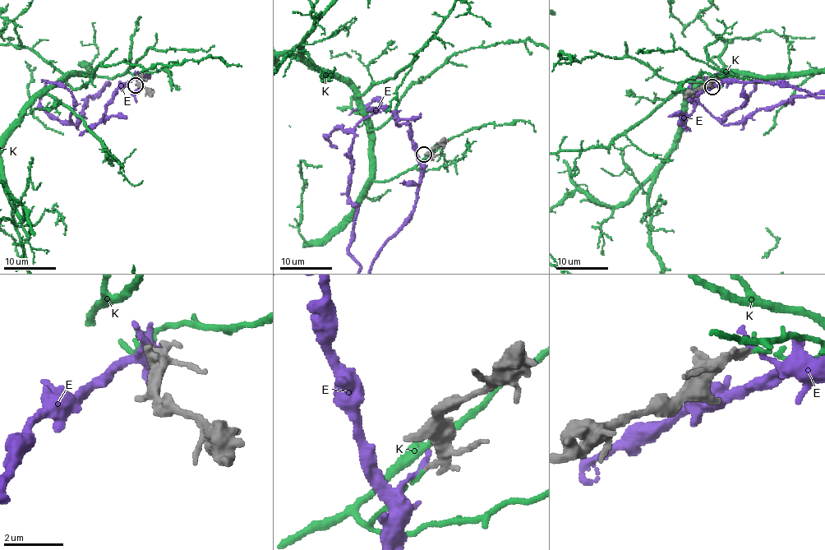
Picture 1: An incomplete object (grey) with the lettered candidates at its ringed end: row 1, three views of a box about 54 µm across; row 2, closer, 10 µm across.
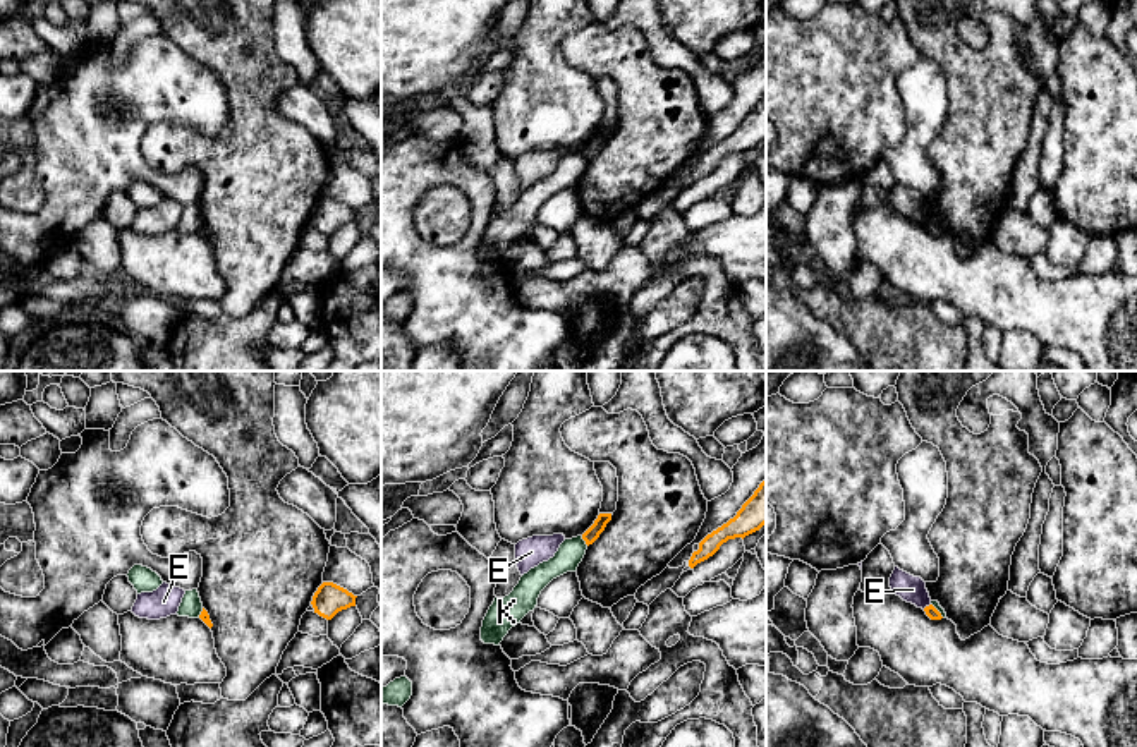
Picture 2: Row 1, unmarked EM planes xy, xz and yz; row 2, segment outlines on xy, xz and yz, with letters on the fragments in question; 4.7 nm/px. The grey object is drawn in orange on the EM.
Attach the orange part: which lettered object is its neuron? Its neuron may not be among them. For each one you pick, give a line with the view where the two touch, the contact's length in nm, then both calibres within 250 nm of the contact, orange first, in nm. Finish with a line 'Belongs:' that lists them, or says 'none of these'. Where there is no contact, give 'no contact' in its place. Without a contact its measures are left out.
Belongs: none of these

